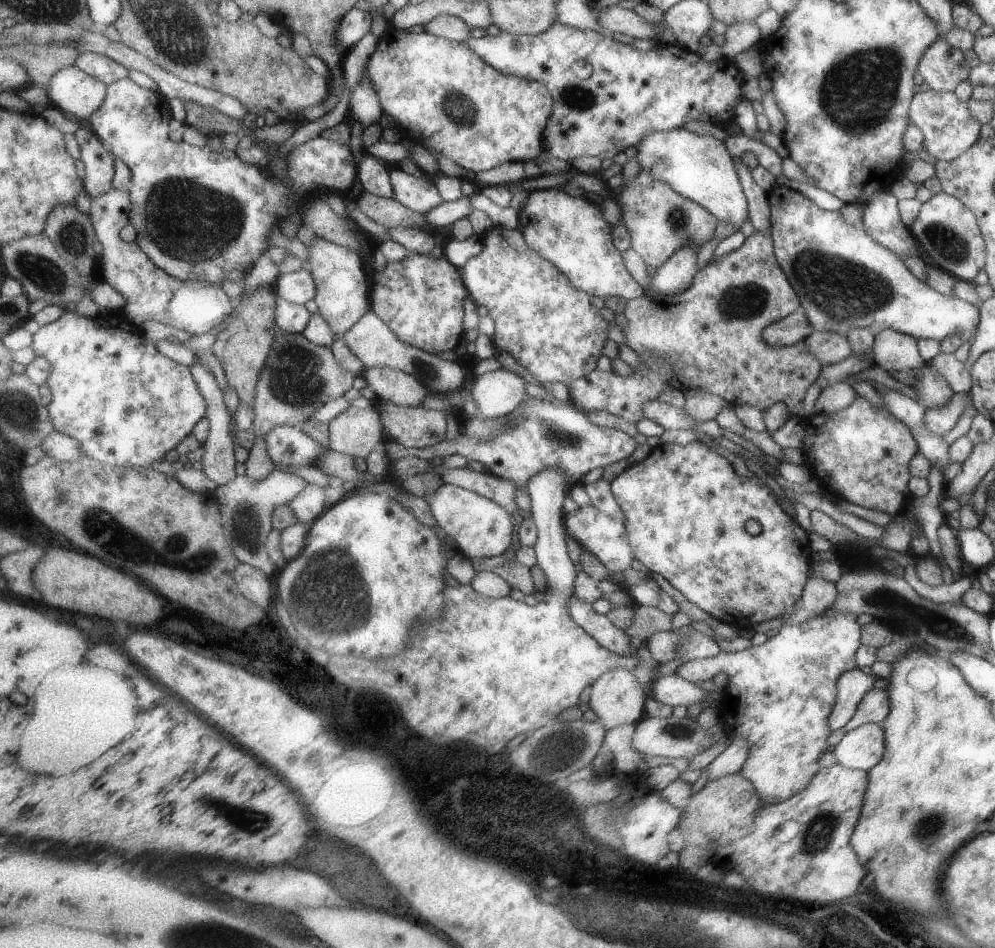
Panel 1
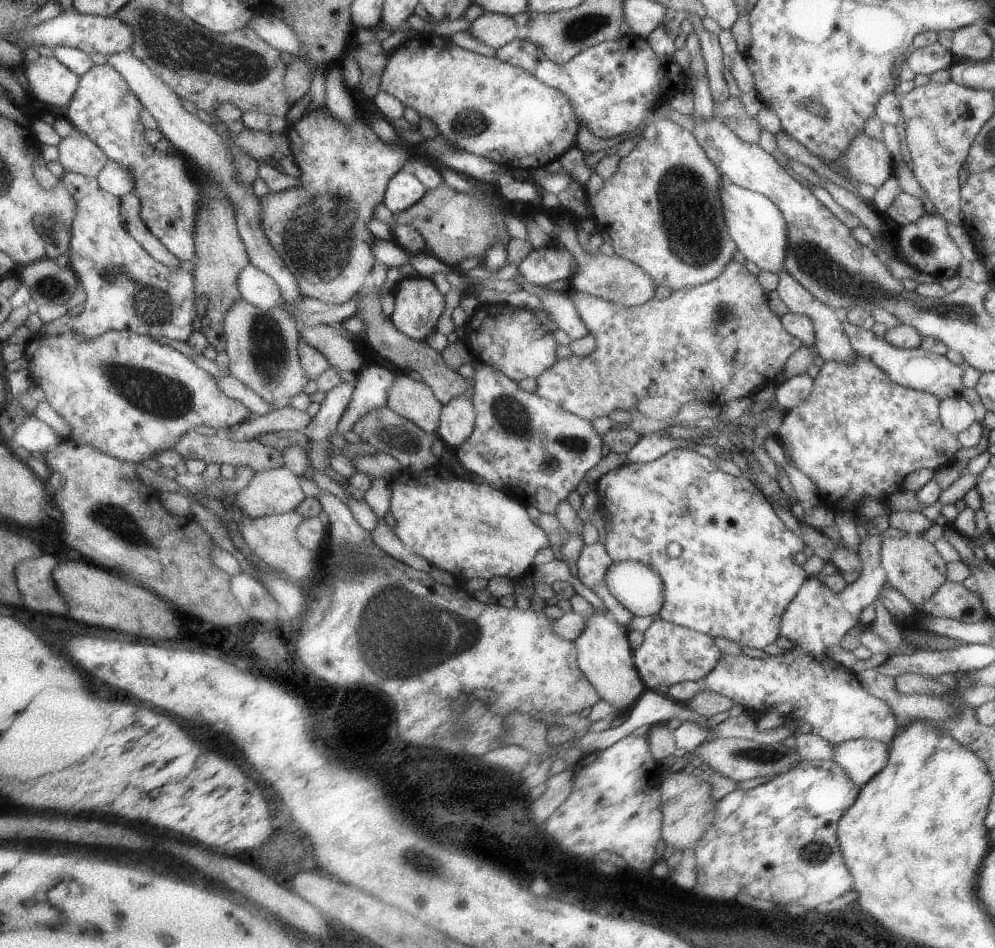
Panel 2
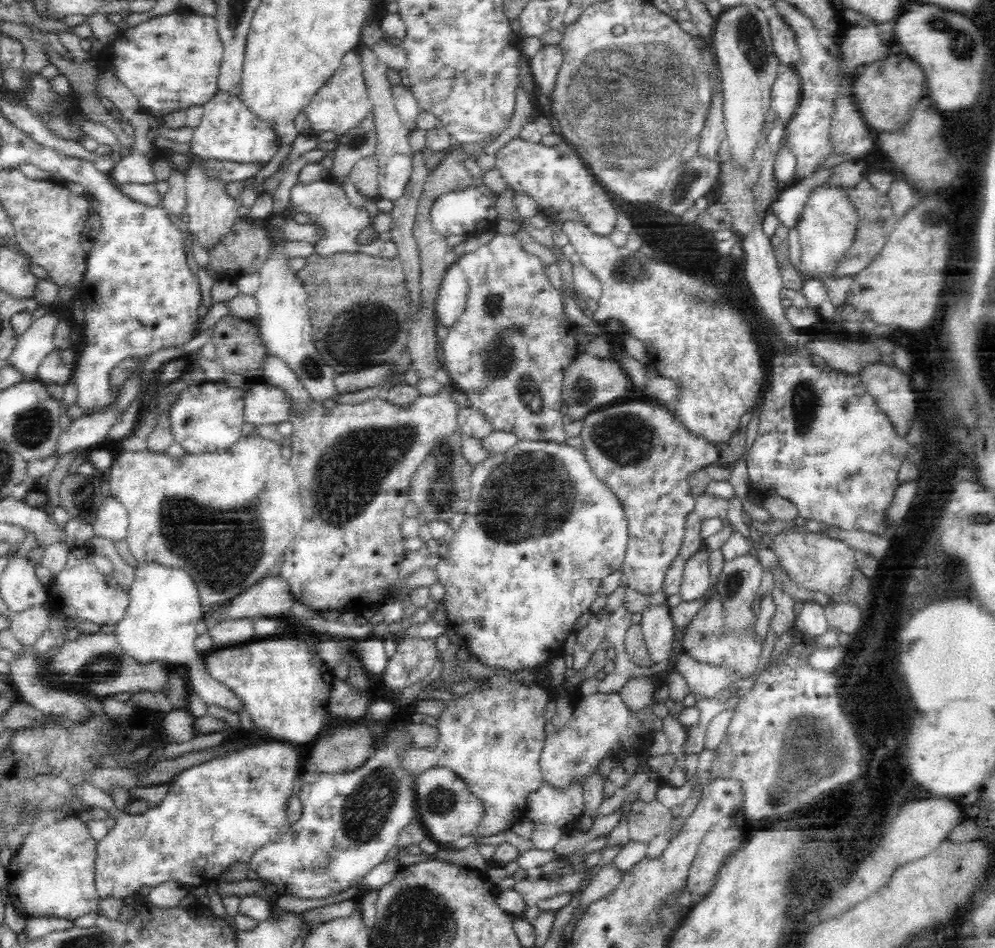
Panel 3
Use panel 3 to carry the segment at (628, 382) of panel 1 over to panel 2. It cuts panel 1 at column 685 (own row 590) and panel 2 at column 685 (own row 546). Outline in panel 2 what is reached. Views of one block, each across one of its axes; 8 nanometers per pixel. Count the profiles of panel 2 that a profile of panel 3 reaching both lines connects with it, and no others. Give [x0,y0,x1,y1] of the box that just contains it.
[536,261,803,422]

